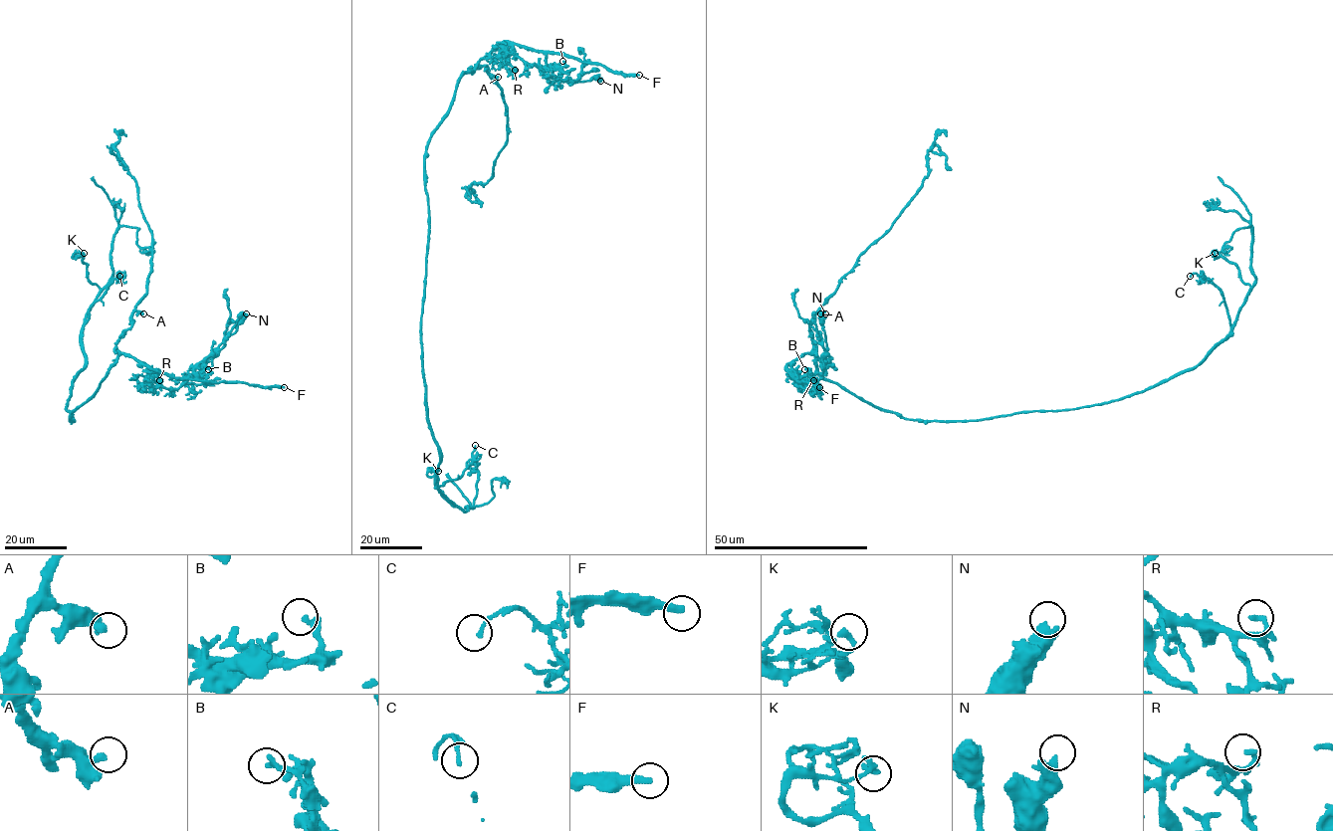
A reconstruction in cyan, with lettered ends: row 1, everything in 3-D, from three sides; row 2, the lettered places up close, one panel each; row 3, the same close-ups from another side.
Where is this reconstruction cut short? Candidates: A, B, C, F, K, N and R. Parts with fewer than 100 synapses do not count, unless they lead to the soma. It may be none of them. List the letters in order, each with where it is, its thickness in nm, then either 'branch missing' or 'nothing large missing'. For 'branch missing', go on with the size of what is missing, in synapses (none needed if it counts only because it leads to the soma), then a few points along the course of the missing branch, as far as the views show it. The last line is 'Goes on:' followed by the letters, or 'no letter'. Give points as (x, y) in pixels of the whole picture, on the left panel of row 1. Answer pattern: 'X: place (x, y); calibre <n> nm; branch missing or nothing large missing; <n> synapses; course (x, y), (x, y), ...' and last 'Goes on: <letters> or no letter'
A: place (143, 313); calibre 320 nm; nothing large missing
B: place (208, 369); calibre 280 nm; nothing large missing
C: place (119, 276); calibre 140 nm; nothing large missing
F: place (284, 387); calibre 320 nm; branch missing; 250 synapses; course (284, 387), (325, 391), (318, 368), (328, 362), (332, 355), (337, 355), (348, 366)
K: place (84, 253); calibre 170 nm; nothing large missing
N: place (246, 313); calibre 500 nm; nothing large missing
R: place (159, 380); calibre 240 nm; branch missing; 250 synapses; course (159, 380), (181, 379), (208, 346), (211, 336)
Goes on: F, R

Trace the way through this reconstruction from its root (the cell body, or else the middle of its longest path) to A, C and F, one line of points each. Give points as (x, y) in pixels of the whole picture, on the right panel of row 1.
A: (960, 421), (900, 418), (826, 380), (818, 371), (809, 328), (812, 316), (818, 311), (820, 313)
C: (960, 421), (1102, 405), (1194, 369), (1228, 333), (1230, 322), (1221, 292), (1202, 275), (1190, 276)
F: (960, 421), (906, 419), (876, 408), (826, 380), (812, 354), (801, 354), (787, 365), (797, 380), (819, 387)

